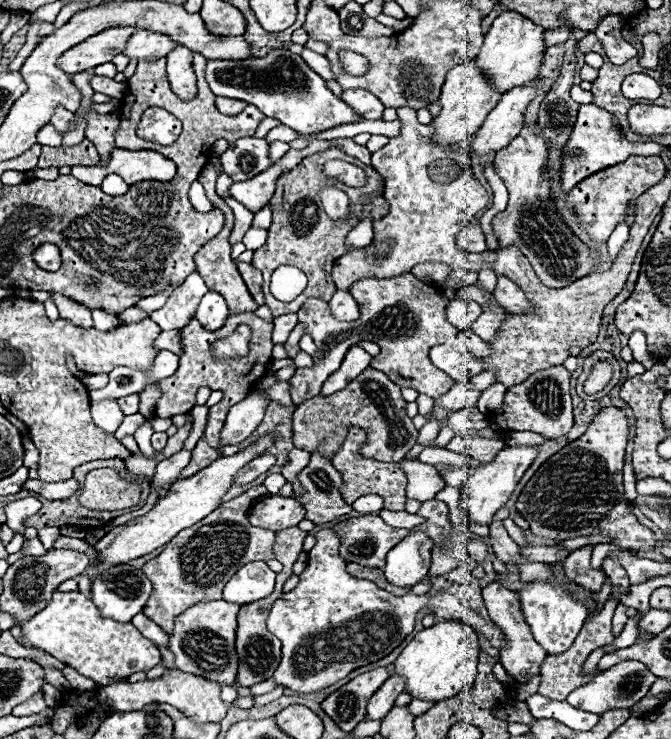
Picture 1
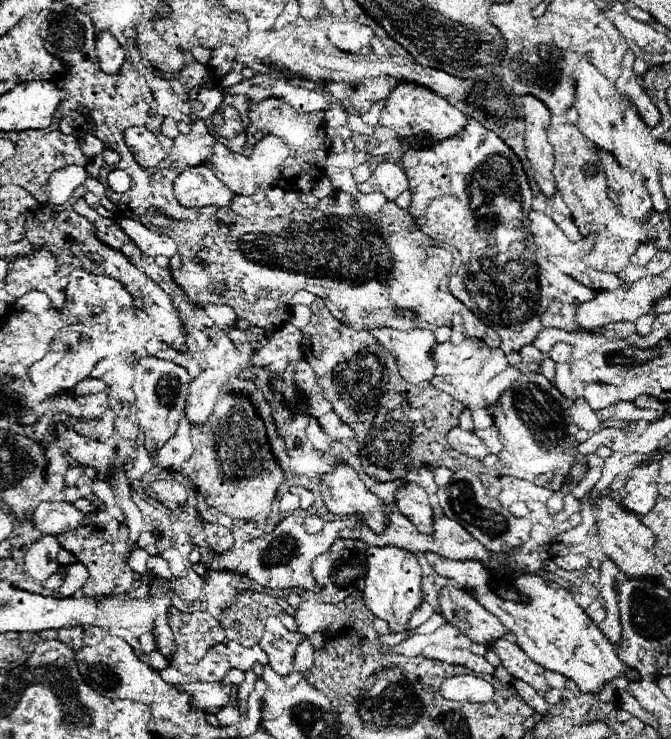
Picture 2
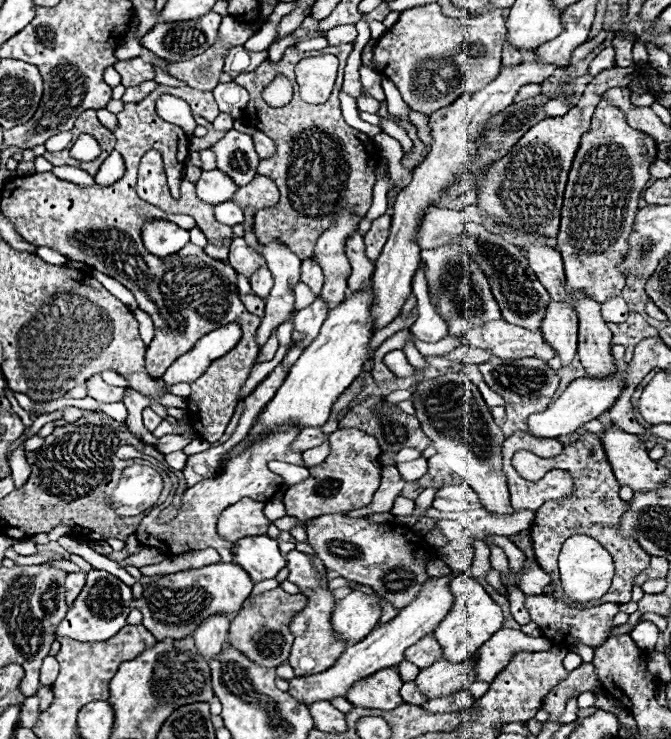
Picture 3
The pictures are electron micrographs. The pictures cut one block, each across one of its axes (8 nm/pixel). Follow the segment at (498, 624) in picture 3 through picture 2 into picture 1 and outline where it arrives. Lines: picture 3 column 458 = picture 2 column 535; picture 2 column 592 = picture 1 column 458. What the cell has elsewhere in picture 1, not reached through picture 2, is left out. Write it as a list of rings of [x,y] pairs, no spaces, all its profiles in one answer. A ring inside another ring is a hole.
[[[444,620],[438,624],[440,630],[430,630],[430,628],[420,630],[392,664],[394,674],[406,680],[406,692],[412,698],[434,704],[448,700],[456,696],[460,690],[472,686],[476,676],[478,652],[480,652],[478,636],[468,624],[458,620]]]

